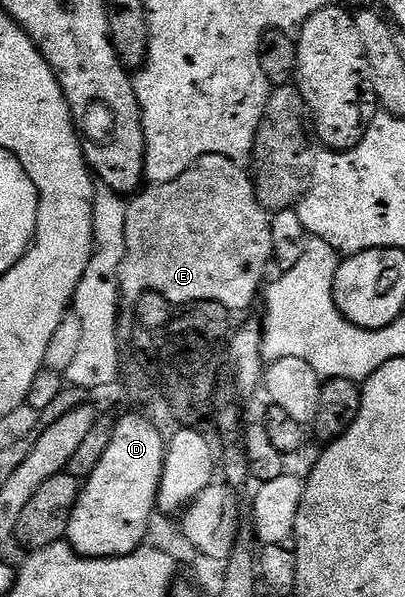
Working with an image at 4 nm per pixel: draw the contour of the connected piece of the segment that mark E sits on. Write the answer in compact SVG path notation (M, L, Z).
M206 155L181 177L148 186L128 202L125 257L119 270L119 294L124 300L134 301L152 291L173 305L219 303L235 313L245 310L258 295L260 298L263 274L273 259L271 215L259 206L252 176L243 169L229 157Z

